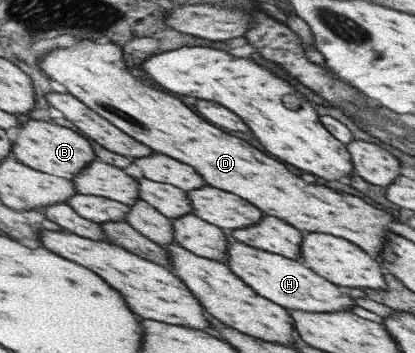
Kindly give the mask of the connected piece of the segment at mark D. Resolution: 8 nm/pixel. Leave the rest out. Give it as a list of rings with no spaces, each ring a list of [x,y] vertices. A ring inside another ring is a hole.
[[[79,40],[71,47],[57,47],[40,60],[40,71],[50,77],[57,88],[72,94],[151,150],[193,166],[207,184],[245,198],[265,214],[281,218],[297,230],[347,238],[373,258],[379,258],[389,234],[387,212],[373,208],[361,198],[303,182],[299,176],[293,176],[285,164],[261,154],[241,138],[229,136],[197,118],[197,114],[181,104],[181,100],[147,86],[145,80],[133,76],[125,66],[119,45],[92,40]]]

